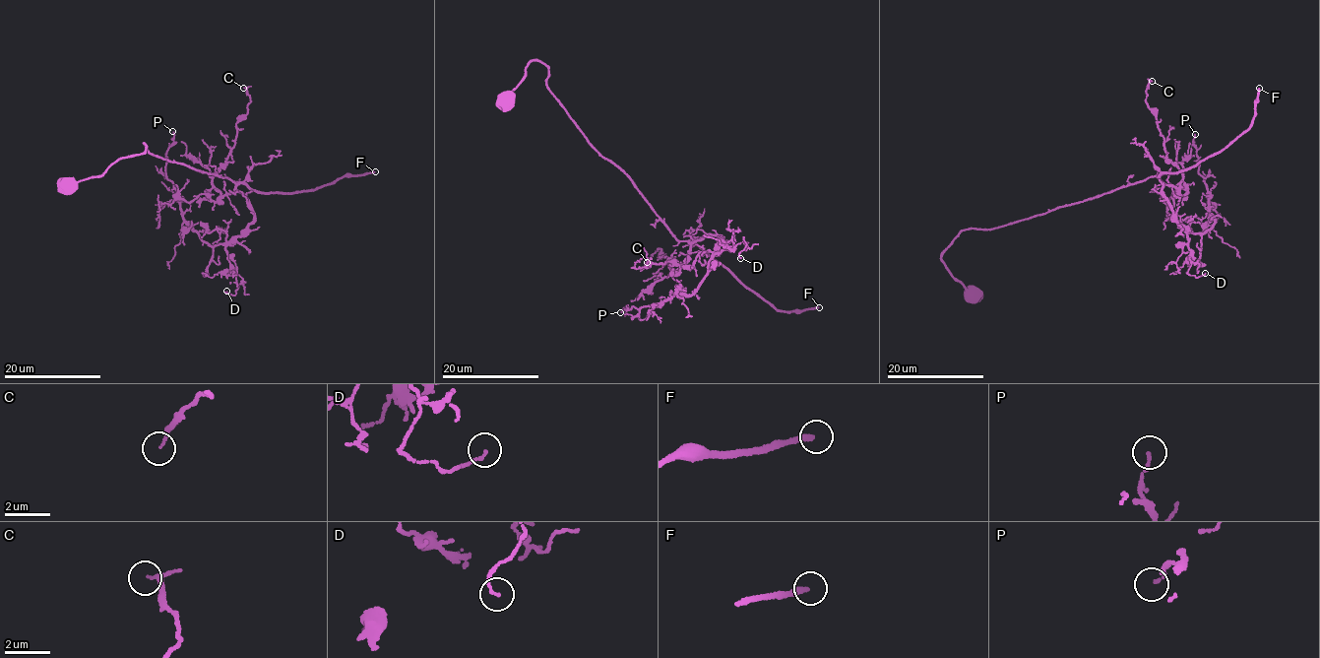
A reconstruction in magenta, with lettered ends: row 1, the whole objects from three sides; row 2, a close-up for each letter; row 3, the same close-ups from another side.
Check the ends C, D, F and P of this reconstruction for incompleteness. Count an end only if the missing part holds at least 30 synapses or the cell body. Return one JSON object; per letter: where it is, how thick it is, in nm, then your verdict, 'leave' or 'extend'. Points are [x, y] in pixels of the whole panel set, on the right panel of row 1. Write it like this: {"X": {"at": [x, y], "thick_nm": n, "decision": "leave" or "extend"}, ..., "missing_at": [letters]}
{"C": {"at": [1152, 81], "thick_nm": 90, "decision": "leave"}, "D": {"at": [1205, 273], "thick_nm": 120, "decision": "leave"}, "F": {"at": [1259, 88], "thick_nm": 240, "decision": "extend"}, "P": {"at": [1195, 134], "thick_nm": 120, "decision": "leave"}, "missing_at": ["F"]}

